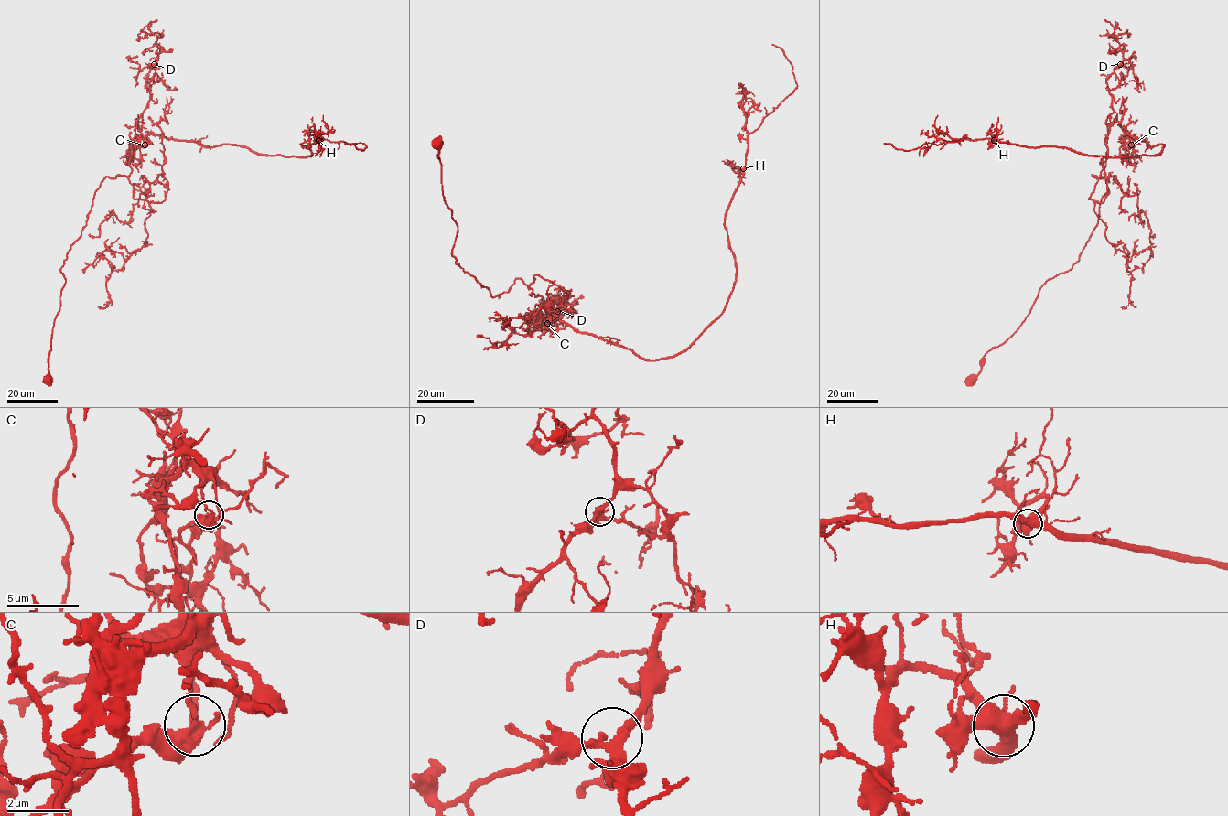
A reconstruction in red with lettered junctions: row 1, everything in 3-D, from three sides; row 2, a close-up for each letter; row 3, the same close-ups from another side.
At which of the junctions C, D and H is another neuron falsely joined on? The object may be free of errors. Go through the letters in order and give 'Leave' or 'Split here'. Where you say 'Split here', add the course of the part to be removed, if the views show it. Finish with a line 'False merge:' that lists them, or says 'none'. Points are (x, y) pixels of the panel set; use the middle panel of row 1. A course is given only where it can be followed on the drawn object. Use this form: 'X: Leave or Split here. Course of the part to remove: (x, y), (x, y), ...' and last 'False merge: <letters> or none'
C: Split here. Course of the part to remove: (547, 323), (657, 360), (684, 351), (722, 313), (736, 273), (726, 211), (748, 137), (797, 87), (772, 44)
D: Leave
H: Leave
False merge: C

